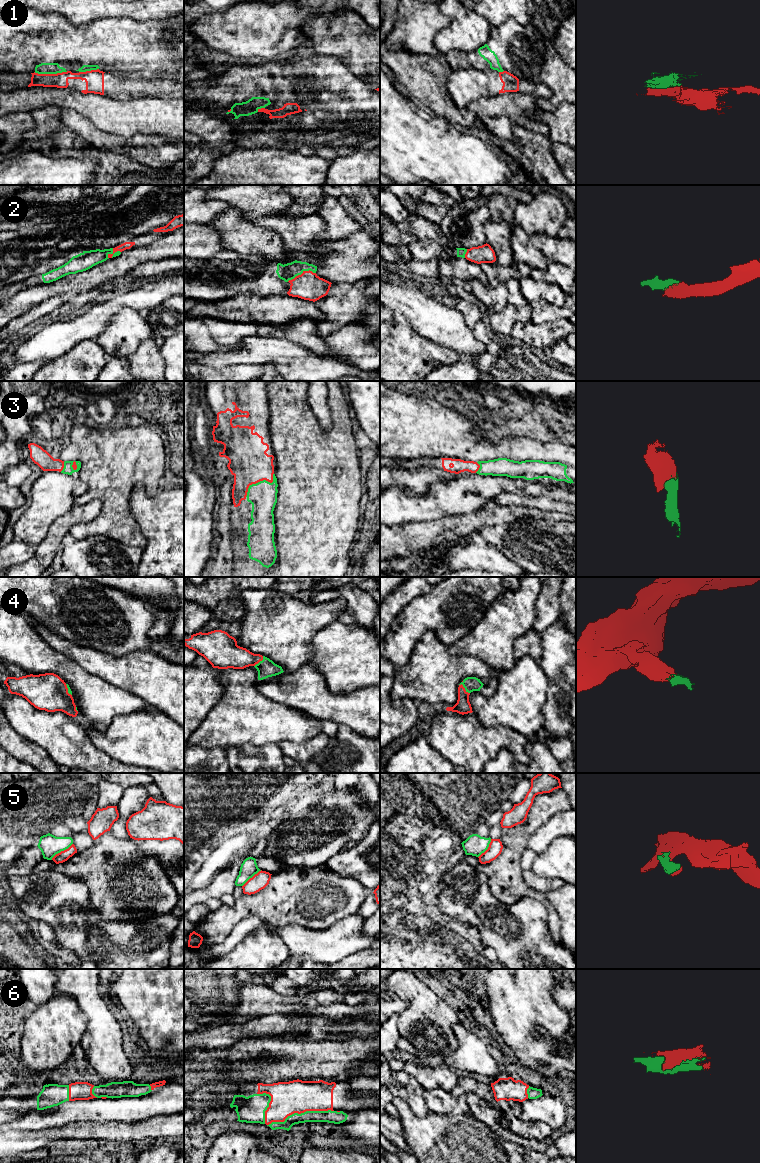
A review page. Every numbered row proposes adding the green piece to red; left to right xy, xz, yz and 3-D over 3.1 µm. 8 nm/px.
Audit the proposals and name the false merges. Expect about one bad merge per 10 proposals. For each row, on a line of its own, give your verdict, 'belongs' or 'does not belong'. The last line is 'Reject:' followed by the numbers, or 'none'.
1: does not belong
2: belongs
3: belongs
4: belongs
5: does not belong
6: belongs
Reject: 1, 5

